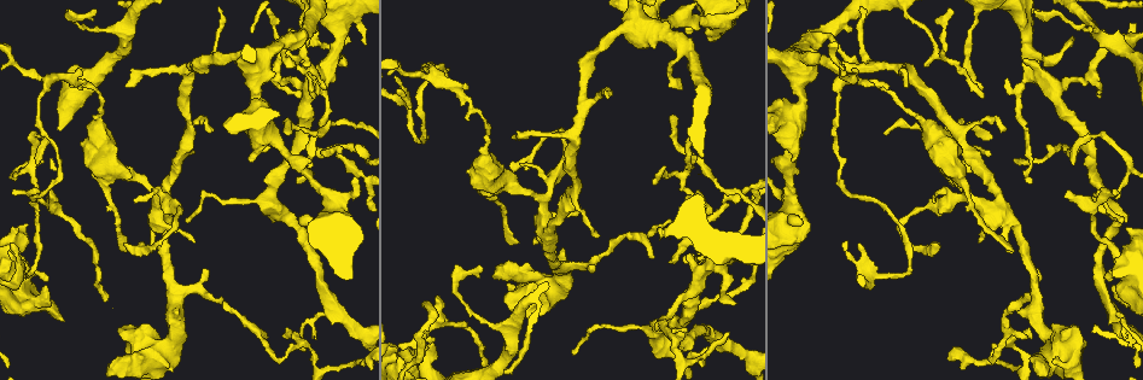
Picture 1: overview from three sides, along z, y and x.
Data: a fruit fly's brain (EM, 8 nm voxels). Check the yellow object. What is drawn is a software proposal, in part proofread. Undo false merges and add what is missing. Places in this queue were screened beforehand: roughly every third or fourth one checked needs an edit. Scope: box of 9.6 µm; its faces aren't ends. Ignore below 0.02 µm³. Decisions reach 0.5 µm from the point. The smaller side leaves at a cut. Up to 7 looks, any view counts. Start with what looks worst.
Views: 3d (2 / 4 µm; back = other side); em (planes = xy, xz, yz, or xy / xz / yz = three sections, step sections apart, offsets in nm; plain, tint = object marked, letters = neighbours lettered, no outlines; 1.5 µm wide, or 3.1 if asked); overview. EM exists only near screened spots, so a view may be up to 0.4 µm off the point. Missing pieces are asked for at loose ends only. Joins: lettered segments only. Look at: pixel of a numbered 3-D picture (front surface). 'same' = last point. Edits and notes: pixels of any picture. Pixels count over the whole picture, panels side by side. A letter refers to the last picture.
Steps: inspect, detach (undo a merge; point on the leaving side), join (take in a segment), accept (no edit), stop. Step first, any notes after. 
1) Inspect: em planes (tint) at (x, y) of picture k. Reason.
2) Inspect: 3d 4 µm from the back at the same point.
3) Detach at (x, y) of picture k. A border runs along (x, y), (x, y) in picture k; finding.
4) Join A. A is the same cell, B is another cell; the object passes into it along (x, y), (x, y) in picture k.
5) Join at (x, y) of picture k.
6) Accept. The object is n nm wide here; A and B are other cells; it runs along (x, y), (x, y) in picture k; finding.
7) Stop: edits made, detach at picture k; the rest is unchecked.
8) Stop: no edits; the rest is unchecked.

Inspect: em planes (letters) at (312, 362) of picture 1. Narrows sharply.

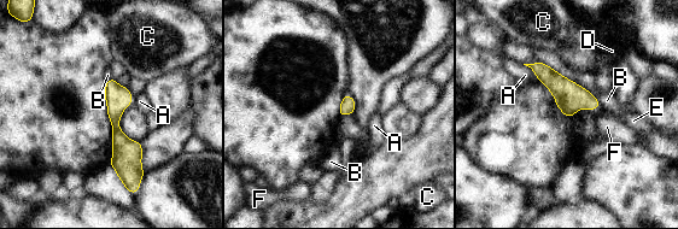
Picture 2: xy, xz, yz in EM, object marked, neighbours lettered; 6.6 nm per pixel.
Accept. The object is 100 nm wide here; A, B, C, D, E and F are other cells; a border runs along (116, 81), (126, 87) in picture 2; continuous, no second cell.

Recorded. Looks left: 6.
Inspect: 3d 4 µm at (686, 48) of picture 1. A fork.

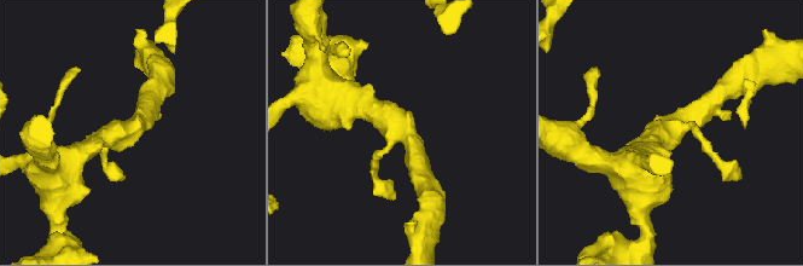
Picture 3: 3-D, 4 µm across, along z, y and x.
Inspect: em xy step 4 (tint) at (674, 130) of picture 3. Shape alone is not enough.

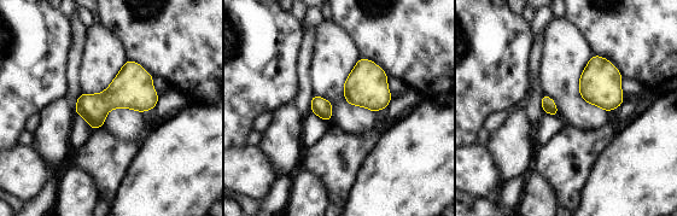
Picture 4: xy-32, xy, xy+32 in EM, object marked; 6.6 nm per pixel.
Inspect: em planes (letters) at the same point. Another direction.

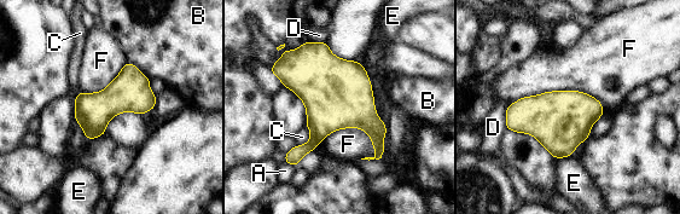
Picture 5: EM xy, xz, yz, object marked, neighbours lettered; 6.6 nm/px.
Accept. A, B, C, D, E and F are other cells; a border runs along (506, 108), (580, 91), (603, 114) in picture 5; all the same cell.

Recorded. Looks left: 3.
Inspect: 3d 4 µm at (871, 67) of picture 1. Sudden change in width.

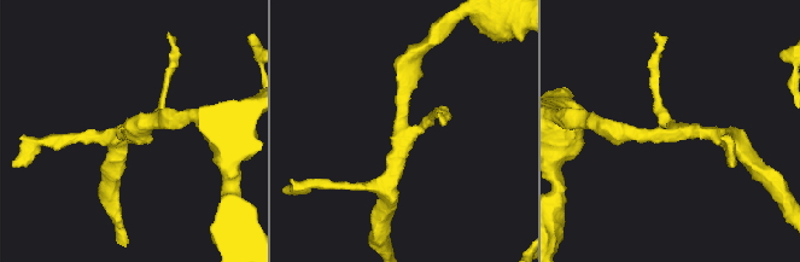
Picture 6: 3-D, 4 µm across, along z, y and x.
Inspect: em xz step 8 (tint) at (405, 128) of picture 6. Need the tissue.

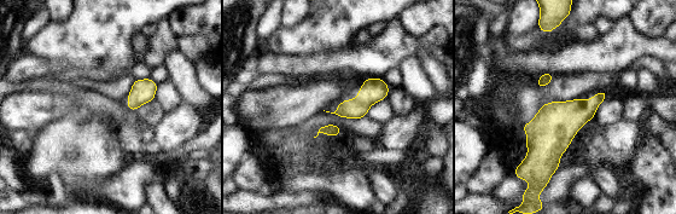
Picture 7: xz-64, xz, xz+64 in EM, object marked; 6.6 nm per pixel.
Inspect: em planes (letters) at the same point. Cut it another way.

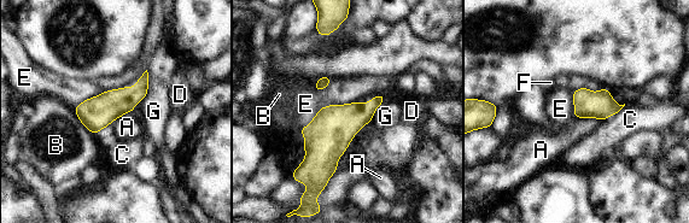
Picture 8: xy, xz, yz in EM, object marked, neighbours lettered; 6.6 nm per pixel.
Accept. The longest contact is with E, 600 nm; A, B, C, D, E, F and G are other cells; a border runs along (384, 93), (325, 105), (298, 129) in picture 8; all the same cell.

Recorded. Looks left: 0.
Stop: no edits; the rest is unchecked.

